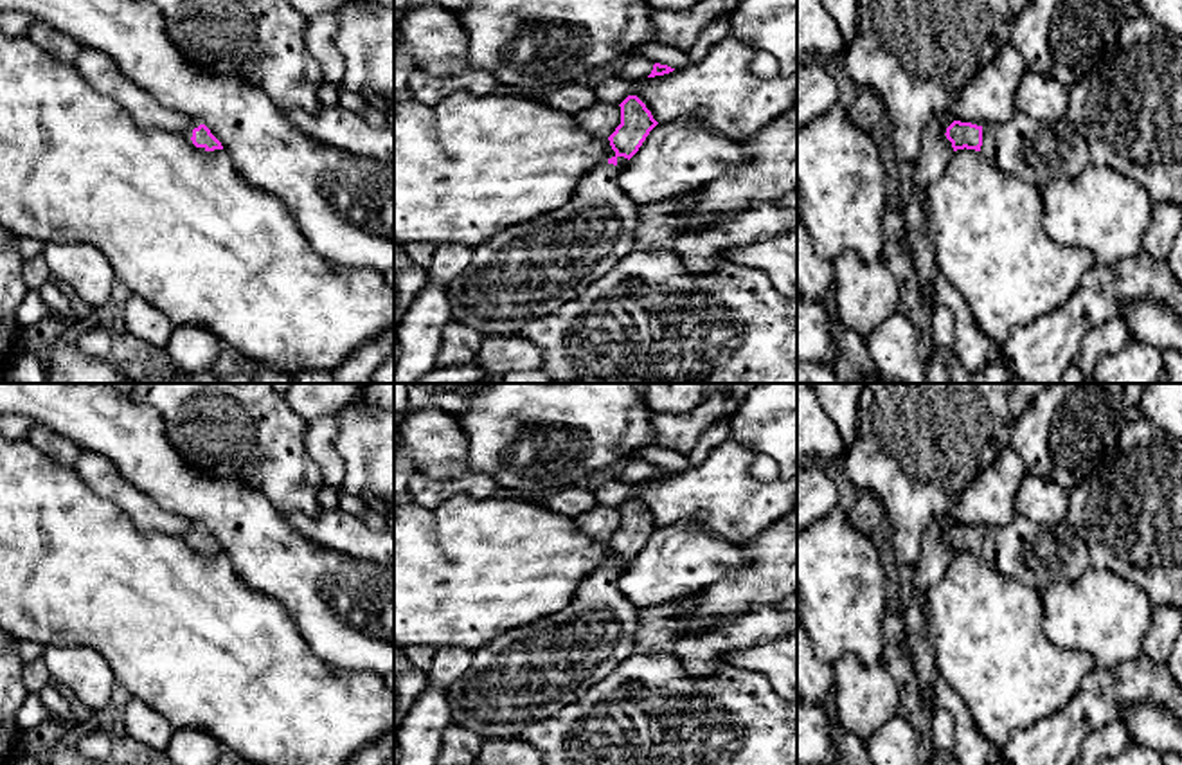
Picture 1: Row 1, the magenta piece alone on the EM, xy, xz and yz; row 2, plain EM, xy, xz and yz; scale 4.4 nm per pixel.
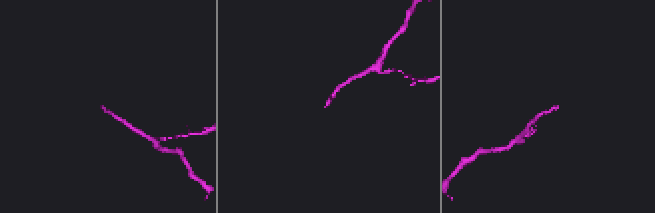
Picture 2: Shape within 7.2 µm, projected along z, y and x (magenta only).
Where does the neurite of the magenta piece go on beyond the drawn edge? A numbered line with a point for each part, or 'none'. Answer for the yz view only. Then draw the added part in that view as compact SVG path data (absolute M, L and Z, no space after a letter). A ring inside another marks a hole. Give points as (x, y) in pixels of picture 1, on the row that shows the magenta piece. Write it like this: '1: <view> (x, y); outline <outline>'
1: yz (1035, 152); outline M1020 112L1004 124L982 128L981 153L1004 173L1038 187L1092 166L1087 140L1067 117L1054 128Z

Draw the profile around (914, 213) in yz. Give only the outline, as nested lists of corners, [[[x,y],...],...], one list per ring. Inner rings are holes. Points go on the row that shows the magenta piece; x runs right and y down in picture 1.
[[[907,193],[901,216],[907,229],[907,245],[914,261],[918,292],[923,306],[932,315],[936,304],[930,297],[928,286],[939,268],[936,265],[934,243],[928,234],[925,196]]]

